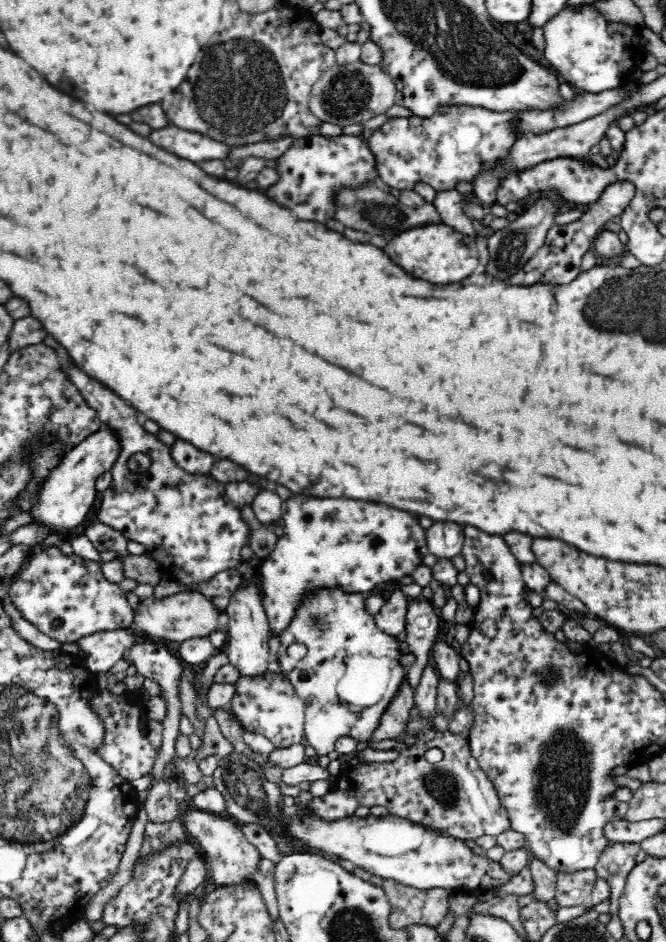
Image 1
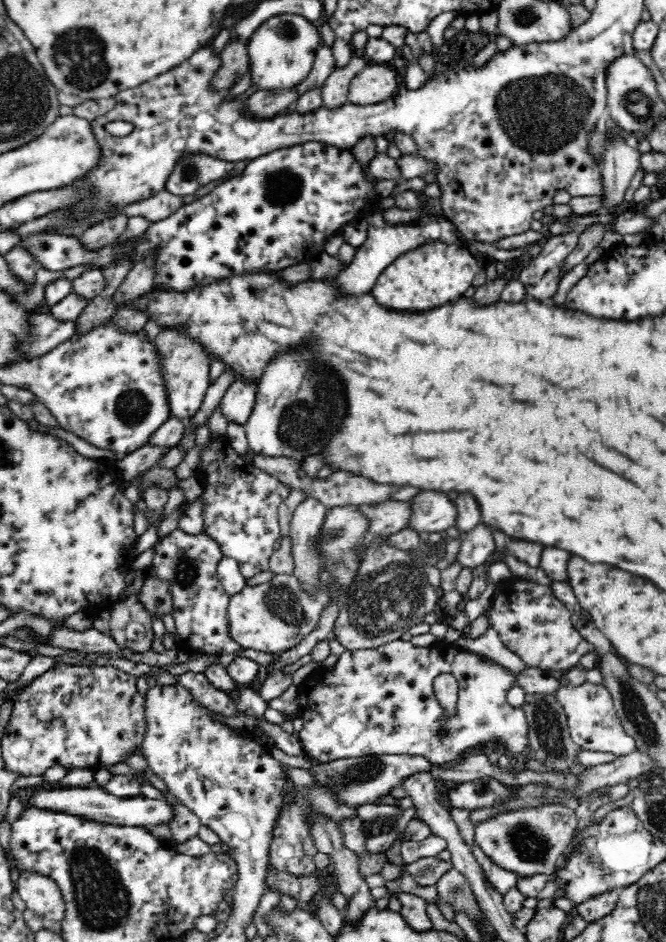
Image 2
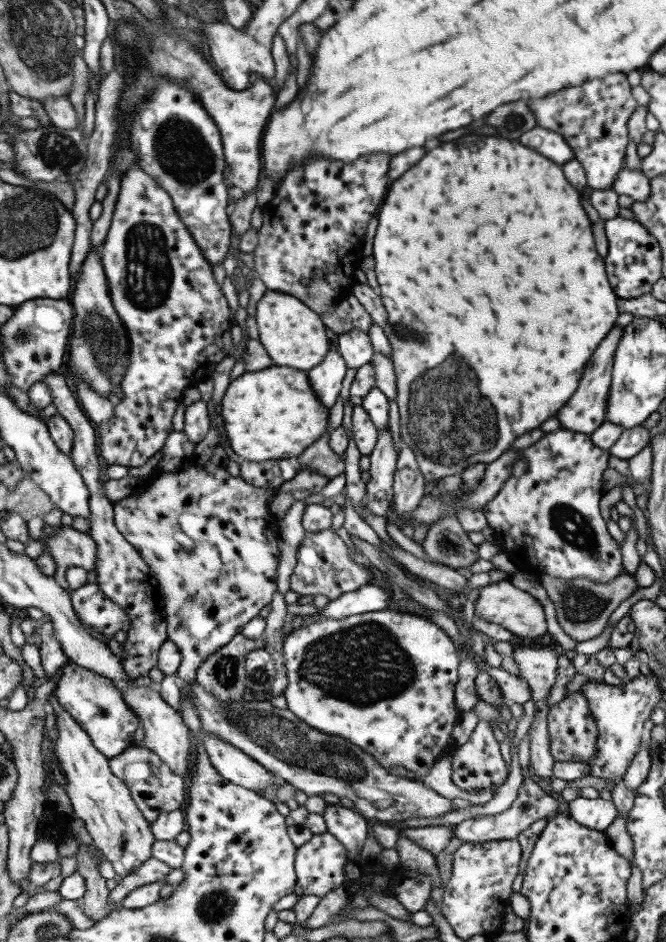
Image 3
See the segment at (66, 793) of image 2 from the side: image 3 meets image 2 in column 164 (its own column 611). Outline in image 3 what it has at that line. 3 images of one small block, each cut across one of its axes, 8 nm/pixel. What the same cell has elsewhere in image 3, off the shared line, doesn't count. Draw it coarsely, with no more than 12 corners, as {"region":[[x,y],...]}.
{"region":[[576,796],[569,818],[603,832],[618,816],[614,802]]}

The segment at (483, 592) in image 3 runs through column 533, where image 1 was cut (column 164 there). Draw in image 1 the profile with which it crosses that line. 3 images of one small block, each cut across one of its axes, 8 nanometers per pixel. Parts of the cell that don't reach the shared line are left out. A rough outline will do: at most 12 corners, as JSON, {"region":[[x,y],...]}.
{"region":[[189,588],[140,601],[133,628],[182,642],[218,630],[220,613]]}

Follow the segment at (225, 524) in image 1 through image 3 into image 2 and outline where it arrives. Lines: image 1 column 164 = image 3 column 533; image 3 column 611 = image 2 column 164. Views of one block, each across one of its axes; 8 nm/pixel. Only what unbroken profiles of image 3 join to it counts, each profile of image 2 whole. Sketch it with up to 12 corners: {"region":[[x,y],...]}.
{"region":[[177,528],[154,547],[150,575],[169,581],[177,641],[238,653],[262,668],[273,653],[232,640],[222,549]]}

